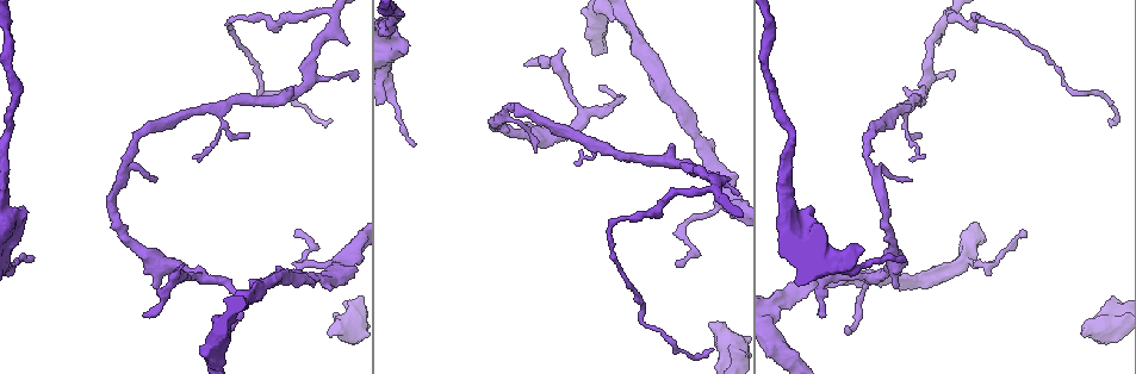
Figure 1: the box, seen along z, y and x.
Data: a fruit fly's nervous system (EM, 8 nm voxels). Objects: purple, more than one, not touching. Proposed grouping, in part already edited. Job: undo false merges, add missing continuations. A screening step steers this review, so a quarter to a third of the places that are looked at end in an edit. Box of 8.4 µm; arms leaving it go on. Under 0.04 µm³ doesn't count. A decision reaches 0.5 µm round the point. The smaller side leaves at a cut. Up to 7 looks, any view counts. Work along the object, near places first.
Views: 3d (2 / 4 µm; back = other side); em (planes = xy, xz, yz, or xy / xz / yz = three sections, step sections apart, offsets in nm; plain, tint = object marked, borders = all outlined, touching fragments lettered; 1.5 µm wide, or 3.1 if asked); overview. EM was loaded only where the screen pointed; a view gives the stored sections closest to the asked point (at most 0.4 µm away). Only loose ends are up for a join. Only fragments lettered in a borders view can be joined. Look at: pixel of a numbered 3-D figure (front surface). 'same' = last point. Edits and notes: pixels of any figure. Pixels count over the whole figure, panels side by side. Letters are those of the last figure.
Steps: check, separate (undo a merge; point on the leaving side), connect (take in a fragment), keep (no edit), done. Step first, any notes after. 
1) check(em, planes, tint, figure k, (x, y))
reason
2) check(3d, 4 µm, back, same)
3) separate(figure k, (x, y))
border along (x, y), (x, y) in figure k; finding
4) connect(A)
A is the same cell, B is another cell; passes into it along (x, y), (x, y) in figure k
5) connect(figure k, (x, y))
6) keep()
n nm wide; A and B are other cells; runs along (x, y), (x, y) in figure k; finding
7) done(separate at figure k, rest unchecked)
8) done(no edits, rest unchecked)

check(em, planes, borders, figure 1, (334, 17))
sharp bend

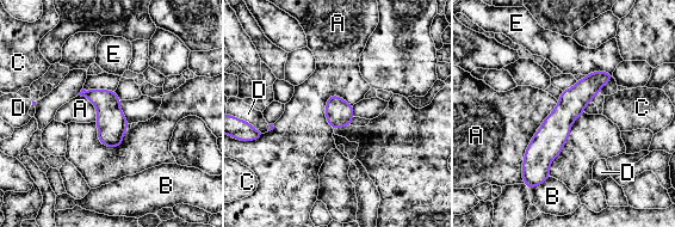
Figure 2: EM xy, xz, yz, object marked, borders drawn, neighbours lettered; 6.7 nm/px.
keep()
A, B, C, D and E are other cells; runs along (606, 75), (564, 114), (528, 175) in figure 2; all the same neuron

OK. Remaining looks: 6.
check(3d, 2 µm, figure 1, (293, 236))
tapers out

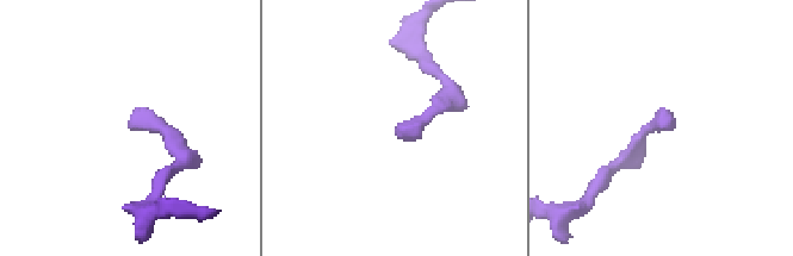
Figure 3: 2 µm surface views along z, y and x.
check(em, planes, plain, figure 3, (396, 132))
now the EM

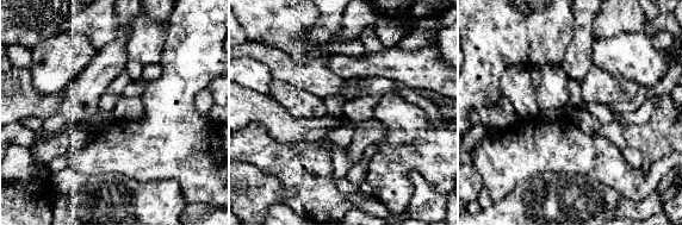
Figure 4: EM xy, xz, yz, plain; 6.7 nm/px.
check(em, planes, borders, same)
what lies round it

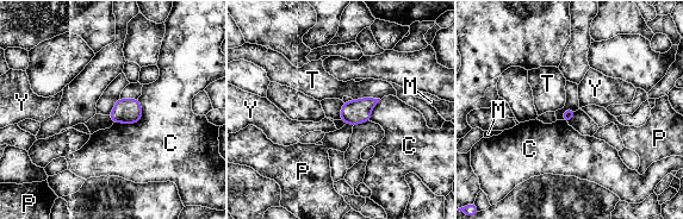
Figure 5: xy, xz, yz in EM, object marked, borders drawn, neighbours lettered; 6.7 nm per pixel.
keep()
C, M, P, T and Y are other cells; border along (138, 99), (138, 120), (113, 123) in figure 5; no lettered fragment goes on from it

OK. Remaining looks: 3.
check(em, xy, step 8, tint, figure 1, (30, 260))

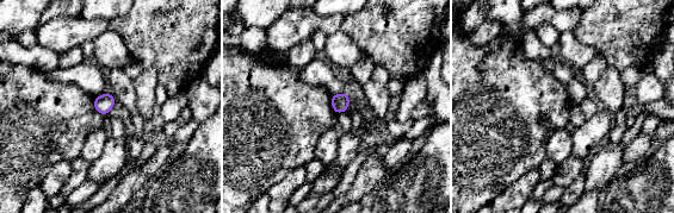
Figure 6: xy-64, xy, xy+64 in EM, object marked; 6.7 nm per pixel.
check(em, xy, step 8, borders, same)

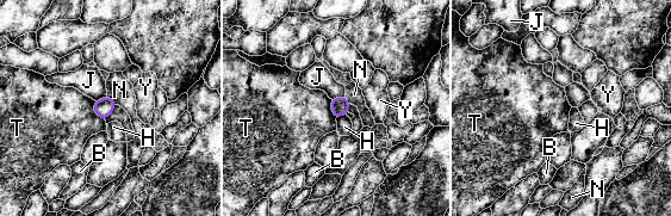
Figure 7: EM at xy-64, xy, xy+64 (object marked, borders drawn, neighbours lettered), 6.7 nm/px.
keep()
110 nm wide; B, H, J, N, T and Y are other cells; none of them fits

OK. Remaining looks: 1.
done(no edits, rest unchecked)

